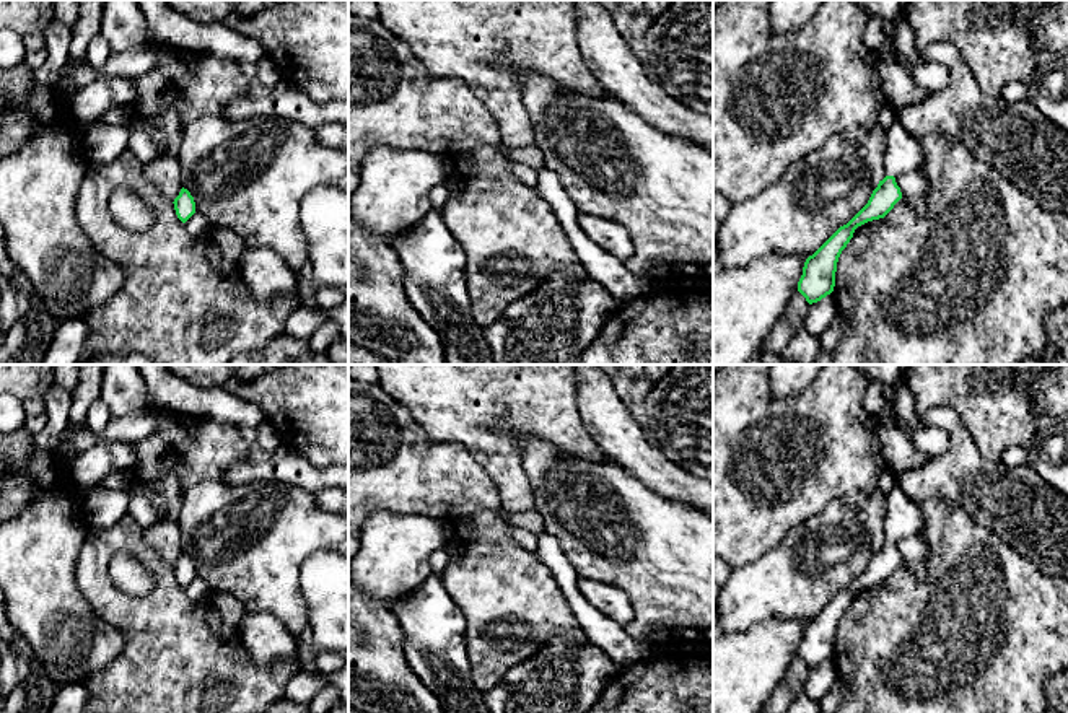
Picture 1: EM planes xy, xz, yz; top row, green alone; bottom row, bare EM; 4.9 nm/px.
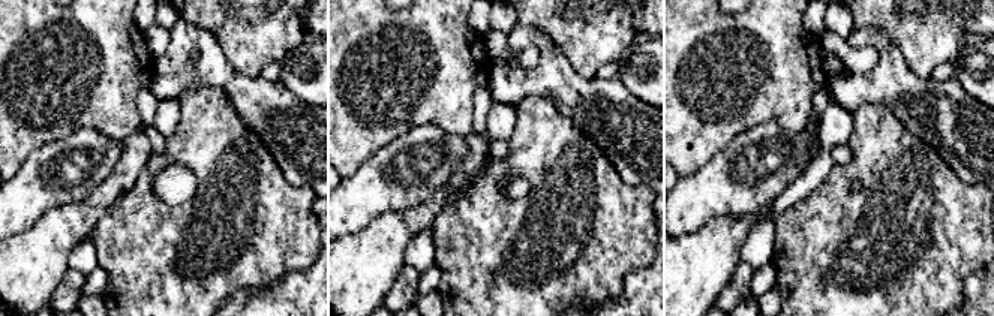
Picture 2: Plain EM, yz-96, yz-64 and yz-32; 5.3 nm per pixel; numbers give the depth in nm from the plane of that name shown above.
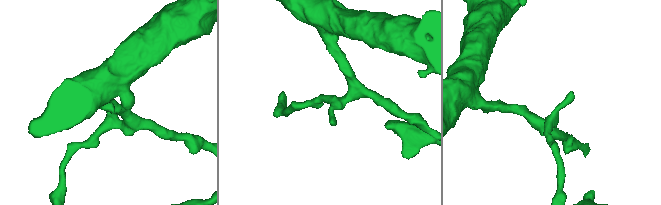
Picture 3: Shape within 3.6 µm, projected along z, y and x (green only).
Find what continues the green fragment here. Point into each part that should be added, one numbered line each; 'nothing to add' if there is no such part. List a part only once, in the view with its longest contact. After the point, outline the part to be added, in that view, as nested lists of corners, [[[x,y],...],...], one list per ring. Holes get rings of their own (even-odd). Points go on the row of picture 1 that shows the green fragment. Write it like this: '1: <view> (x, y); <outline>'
1: yz (904, 153); [[[895,120],[887,130],[886,171],[887,176],[900,173],[920,173],[925,163],[925,153],[918,138]]]

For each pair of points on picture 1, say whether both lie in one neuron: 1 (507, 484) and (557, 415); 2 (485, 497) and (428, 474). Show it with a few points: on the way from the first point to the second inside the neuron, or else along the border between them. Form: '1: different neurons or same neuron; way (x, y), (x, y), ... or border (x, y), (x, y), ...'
1: same neuron; way (492, 448), (472, 425), (498, 401), (521, 401)
2: same neuron; way (471, 489), (443, 481)

